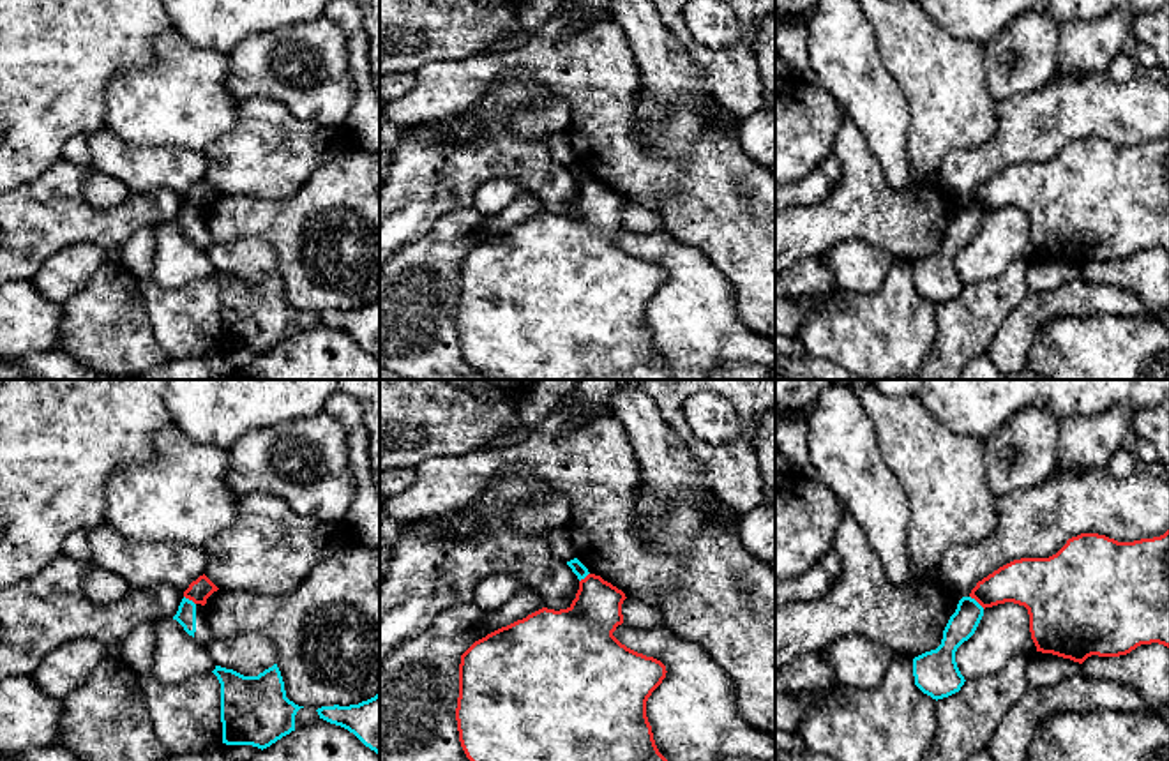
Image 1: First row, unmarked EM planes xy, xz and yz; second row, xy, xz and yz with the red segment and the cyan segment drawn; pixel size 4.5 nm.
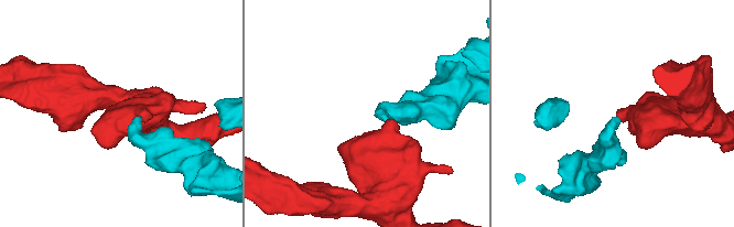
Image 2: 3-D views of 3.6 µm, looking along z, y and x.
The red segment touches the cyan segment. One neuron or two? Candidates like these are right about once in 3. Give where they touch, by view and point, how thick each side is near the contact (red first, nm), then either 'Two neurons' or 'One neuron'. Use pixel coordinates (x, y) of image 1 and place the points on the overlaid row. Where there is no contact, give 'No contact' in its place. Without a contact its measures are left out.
Touches red at yz (977, 601). Thickness 220 nm (red) against 130 nm. Two neurons

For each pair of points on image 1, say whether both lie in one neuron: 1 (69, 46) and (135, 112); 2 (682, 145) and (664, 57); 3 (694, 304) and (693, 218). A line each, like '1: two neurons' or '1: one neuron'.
1: two neurons
2: two neurons
3: two neurons

